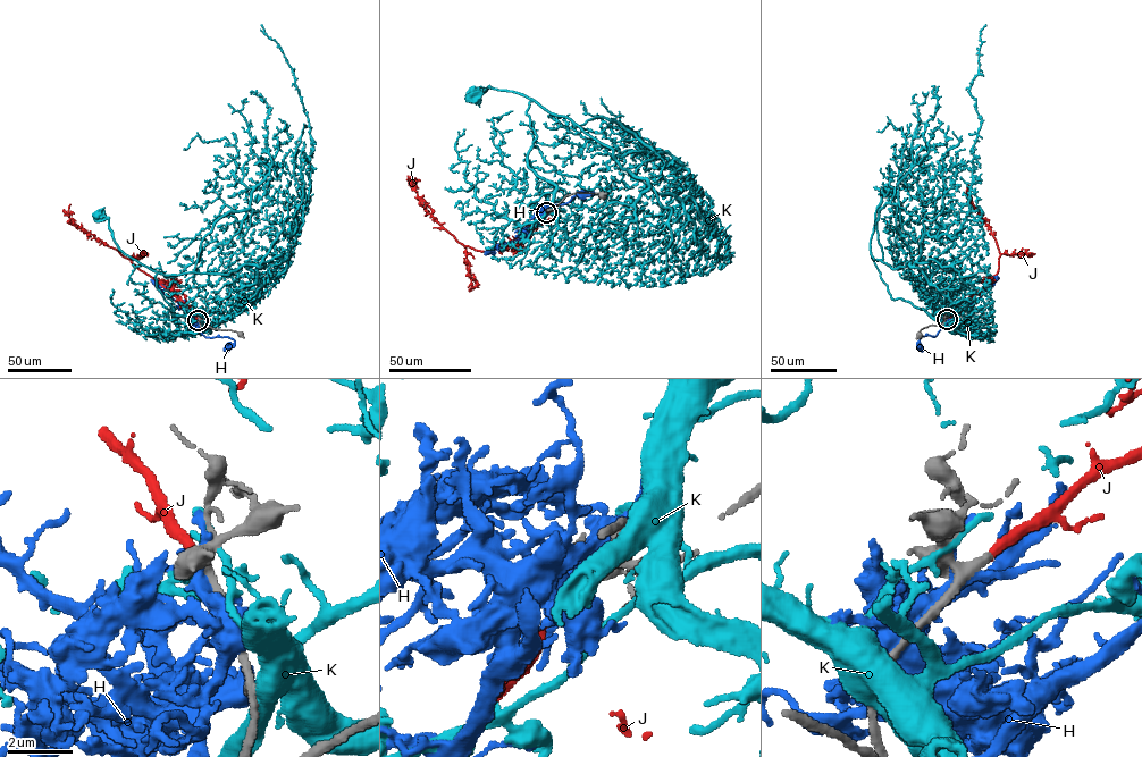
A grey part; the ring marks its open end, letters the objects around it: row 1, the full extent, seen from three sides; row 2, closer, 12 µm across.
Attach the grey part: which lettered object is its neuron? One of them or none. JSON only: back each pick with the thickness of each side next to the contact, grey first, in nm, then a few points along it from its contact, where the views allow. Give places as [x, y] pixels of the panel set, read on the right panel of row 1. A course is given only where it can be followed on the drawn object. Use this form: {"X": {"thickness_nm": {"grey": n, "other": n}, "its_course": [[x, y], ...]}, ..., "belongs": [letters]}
{"J": {"thickness_nm": {"grey": 320, "other": 300}, "its_course": [[947, 319], [959, 312], [999, 267], [997, 244], [972, 202], [968, 185]]}, "belongs": ["J"]}

